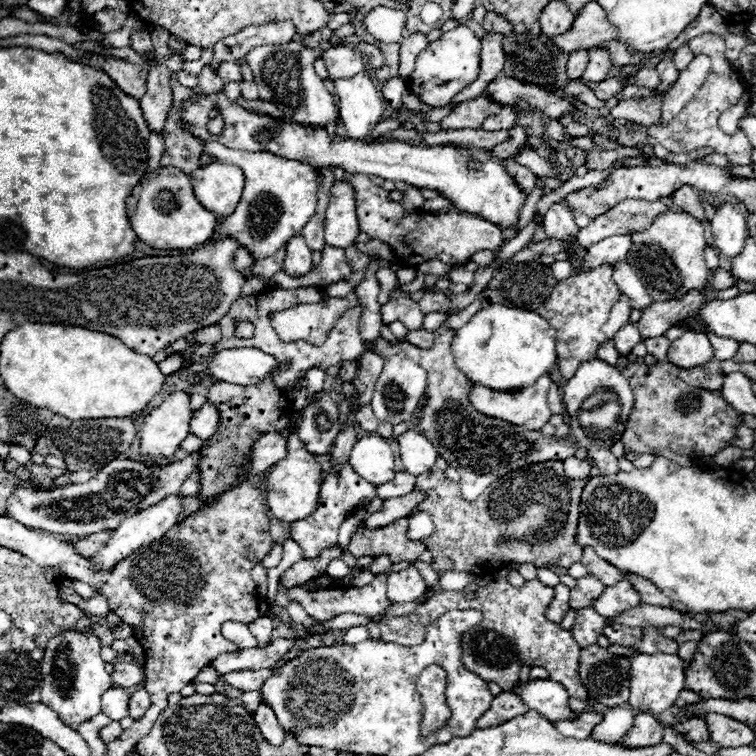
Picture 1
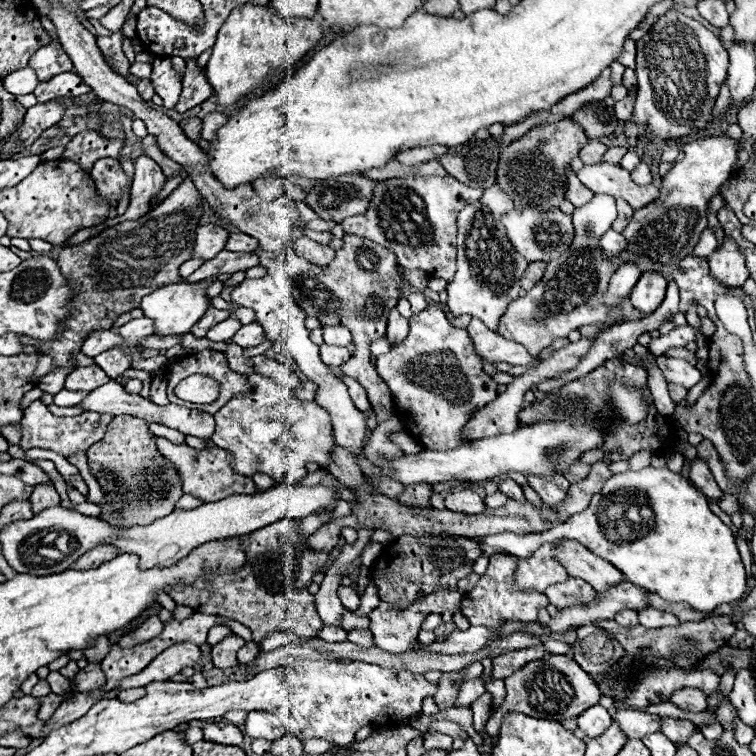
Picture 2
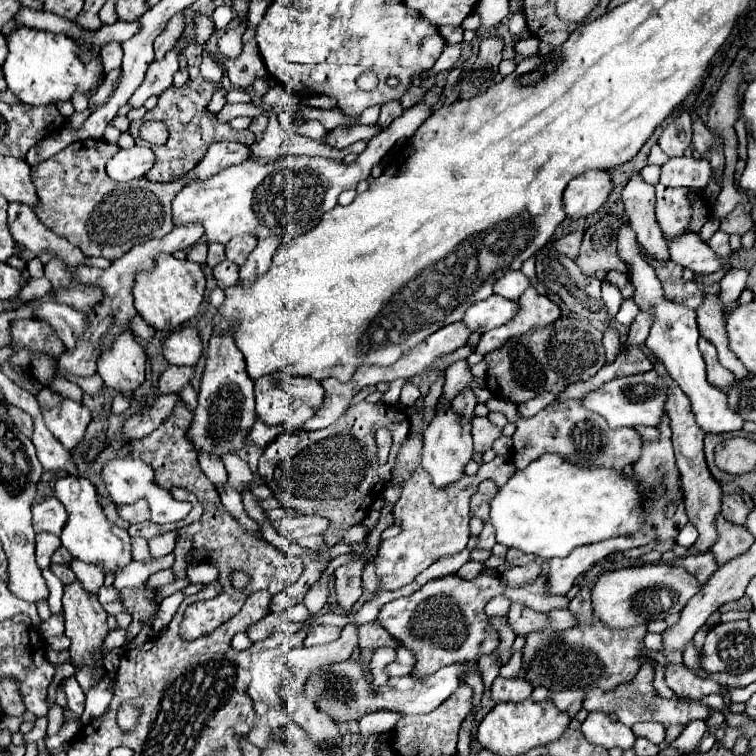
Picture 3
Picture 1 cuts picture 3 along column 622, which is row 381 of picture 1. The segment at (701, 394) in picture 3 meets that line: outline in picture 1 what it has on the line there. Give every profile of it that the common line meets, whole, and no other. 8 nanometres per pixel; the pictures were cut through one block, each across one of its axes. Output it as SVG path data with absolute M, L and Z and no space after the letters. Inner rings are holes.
M230 348L206 360L206 372L230 384L258 384L266 374L272 374L278 360L258 348Z

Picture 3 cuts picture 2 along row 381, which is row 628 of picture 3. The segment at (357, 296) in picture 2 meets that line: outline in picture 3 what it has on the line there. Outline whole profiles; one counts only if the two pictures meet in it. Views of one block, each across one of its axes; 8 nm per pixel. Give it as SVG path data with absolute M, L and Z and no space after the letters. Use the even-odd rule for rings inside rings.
M368 622L364 626L358 626L358 646L360 648L382 648L382 646L390 646L390 648L398 648L398 642L394 638L390 638L388 632L384 632L384 628L378 622Z

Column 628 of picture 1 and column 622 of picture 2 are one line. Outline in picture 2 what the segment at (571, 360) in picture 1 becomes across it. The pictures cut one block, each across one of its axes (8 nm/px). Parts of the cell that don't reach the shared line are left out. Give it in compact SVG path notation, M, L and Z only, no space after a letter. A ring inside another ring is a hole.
M596 194L588 204L576 208L572 214L576 236L570 250L566 250L564 256L548 262L542 280L532 290L528 290L524 298L516 298L508 306L508 310L502 314L502 320L498 322L496 334L502 334L502 338L510 338L526 346L526 350L536 358L540 350L548 348L556 338L566 338L572 330L578 330L584 324L610 322L618 318L640 320L642 314L627 297L622 299L620 308L616 310L608 310L602 304L614 268L606 254L600 250L598 240L606 230L612 228L616 216L616 200L606 194Z

